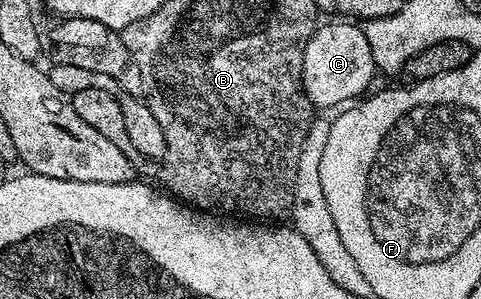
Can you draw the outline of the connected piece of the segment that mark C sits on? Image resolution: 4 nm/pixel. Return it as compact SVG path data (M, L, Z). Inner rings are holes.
M347 19L328 21L331 22L324 29L316 28L305 47L303 60L303 90L316 110L330 105L343 107L362 98L372 88L371 80L377 77L373 51L369 51L369 39L365 39L362 28Z

